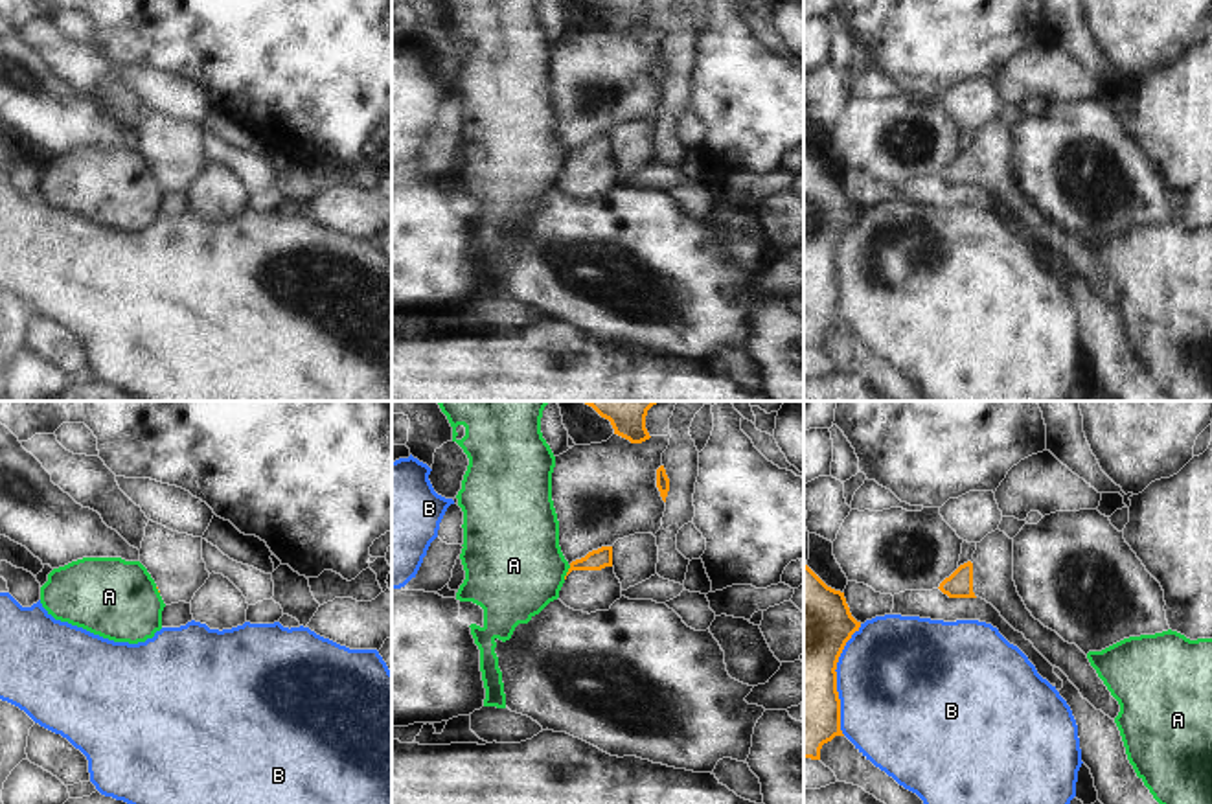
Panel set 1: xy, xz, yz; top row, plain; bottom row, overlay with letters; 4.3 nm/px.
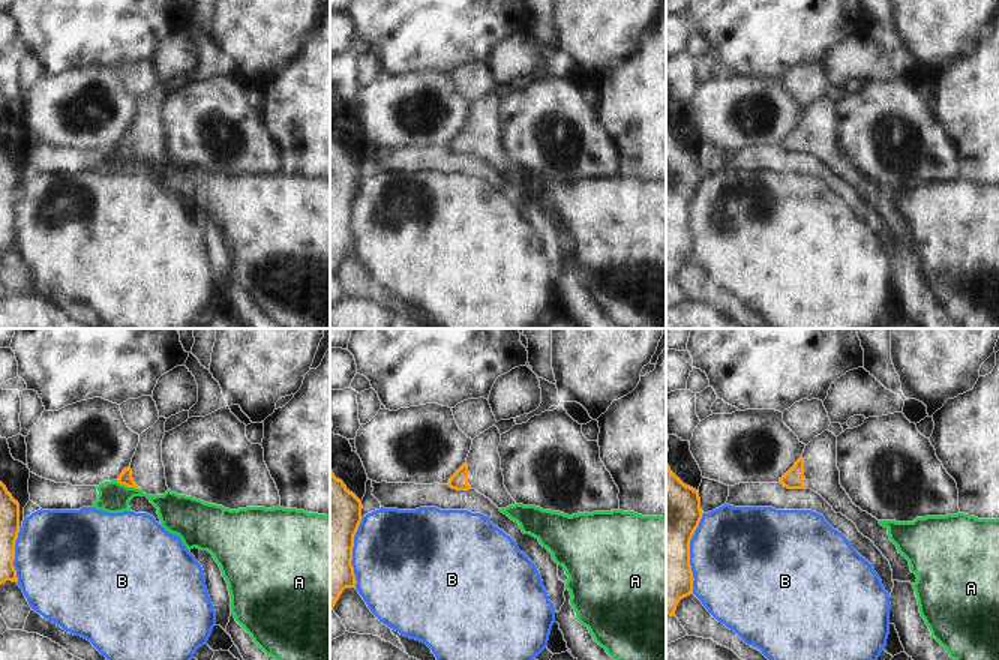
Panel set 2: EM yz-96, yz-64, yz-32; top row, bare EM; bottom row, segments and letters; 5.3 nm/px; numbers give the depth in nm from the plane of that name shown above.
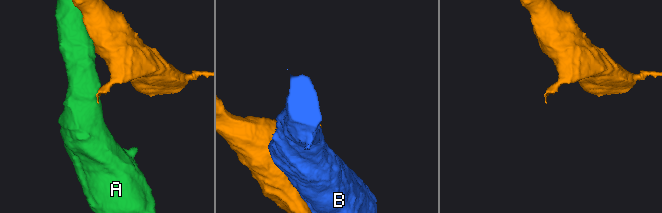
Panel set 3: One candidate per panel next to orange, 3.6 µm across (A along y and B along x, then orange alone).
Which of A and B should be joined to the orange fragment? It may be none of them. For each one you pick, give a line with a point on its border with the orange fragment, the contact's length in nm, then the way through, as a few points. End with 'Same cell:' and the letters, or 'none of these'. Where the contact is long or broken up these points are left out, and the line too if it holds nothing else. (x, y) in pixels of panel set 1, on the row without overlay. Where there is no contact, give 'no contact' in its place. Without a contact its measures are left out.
Same cell: none of these

